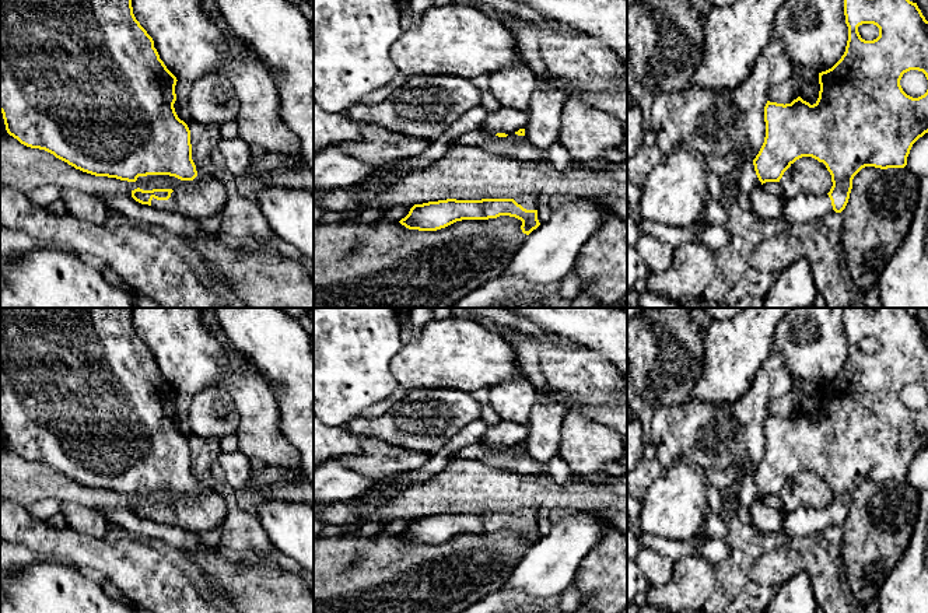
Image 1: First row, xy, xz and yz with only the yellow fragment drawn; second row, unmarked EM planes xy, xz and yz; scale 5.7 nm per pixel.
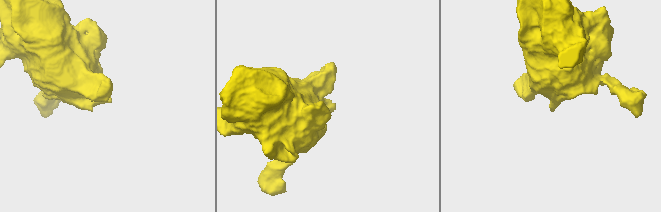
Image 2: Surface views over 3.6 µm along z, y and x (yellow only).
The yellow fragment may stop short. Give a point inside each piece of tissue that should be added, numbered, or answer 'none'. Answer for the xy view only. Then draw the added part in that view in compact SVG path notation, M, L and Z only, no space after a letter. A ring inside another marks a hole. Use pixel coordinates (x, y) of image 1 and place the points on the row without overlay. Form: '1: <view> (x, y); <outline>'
1: xy (200, 517); M216 493L199 501L175 504L168 514L153 511L151 521L176 525L197 536L221 528L228 514L227 502Z

